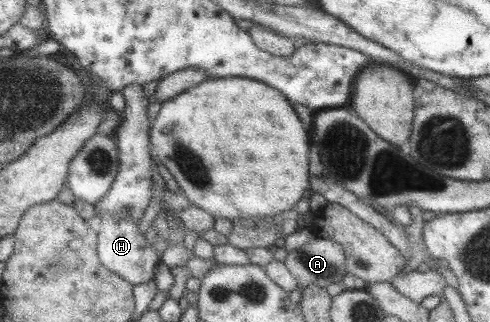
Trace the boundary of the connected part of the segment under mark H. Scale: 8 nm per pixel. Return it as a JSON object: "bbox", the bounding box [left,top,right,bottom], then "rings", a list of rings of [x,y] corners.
{"bbox":[97,213,160,285],"rings":[[[102,213],[98,216],[101,220],[97,232],[97,256],[101,263],[132,285],[146,283],[153,277],[154,268],[160,263],[160,255],[144,240],[144,234],[137,230],[138,221],[120,217],[117,213]]]}

